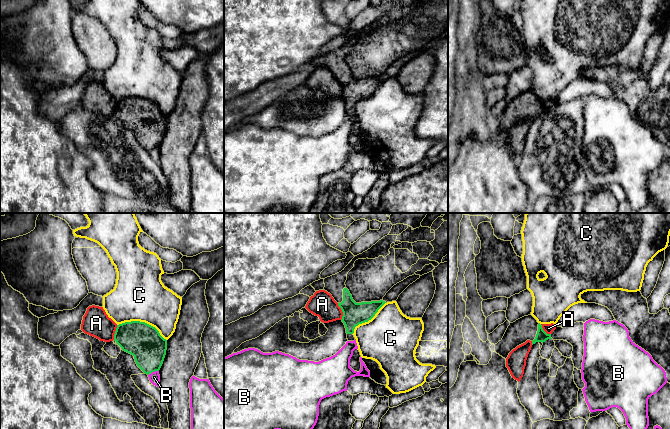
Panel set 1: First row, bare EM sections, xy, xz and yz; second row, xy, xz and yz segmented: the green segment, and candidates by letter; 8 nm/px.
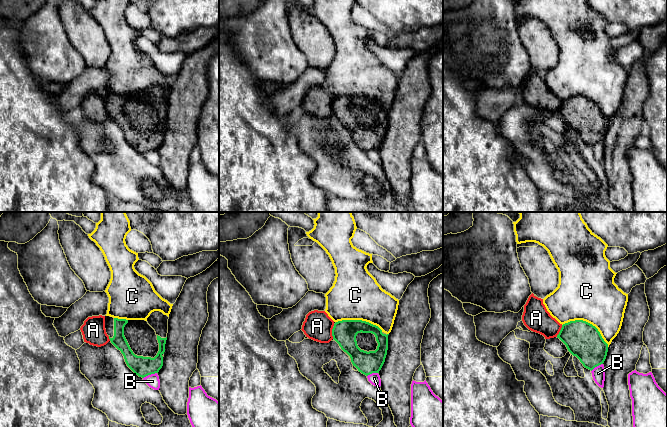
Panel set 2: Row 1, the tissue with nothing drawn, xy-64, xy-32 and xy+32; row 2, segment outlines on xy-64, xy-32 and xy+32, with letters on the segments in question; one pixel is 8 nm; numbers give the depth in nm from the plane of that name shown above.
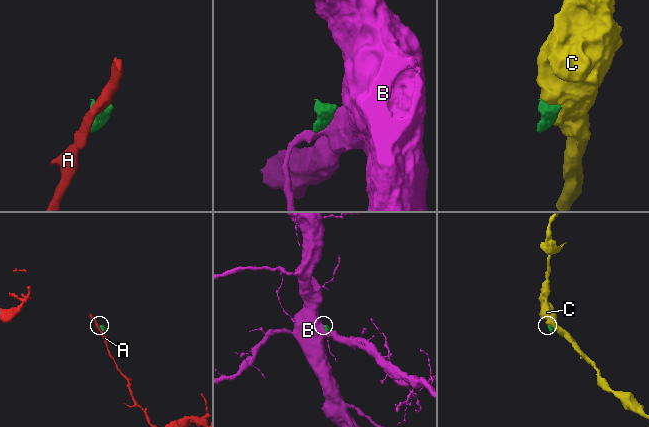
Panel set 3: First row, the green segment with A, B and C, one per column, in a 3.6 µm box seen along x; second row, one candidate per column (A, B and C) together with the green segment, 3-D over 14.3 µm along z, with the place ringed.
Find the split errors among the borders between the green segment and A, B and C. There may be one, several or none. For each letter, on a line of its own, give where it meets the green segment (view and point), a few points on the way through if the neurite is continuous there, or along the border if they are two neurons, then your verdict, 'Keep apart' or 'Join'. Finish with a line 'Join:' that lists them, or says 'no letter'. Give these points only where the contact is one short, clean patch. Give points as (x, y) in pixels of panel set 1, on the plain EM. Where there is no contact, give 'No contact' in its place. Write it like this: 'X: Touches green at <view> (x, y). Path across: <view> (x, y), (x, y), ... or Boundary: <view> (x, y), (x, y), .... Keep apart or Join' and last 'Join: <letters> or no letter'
A: Touches green at xz (342, 87). Keep apart
B: Touches green at xy (153, 147). Keep apart
C: Touches green at xy (142, 98). Keep apart
Join: no letter

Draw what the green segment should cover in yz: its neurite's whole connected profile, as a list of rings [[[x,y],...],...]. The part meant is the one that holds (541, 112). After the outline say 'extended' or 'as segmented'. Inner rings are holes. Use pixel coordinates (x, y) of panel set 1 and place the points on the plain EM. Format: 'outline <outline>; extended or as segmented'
outline [[[528,91],[510,99],[502,116],[495,120],[495,128],[506,135],[513,125],[527,116],[533,121],[548,115],[552,115],[551,110],[547,110],[542,101],[532,91]]]; extended

